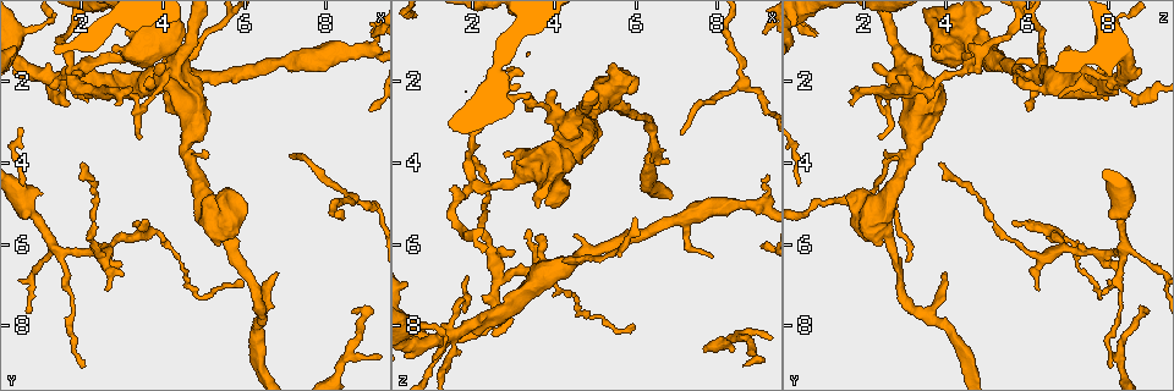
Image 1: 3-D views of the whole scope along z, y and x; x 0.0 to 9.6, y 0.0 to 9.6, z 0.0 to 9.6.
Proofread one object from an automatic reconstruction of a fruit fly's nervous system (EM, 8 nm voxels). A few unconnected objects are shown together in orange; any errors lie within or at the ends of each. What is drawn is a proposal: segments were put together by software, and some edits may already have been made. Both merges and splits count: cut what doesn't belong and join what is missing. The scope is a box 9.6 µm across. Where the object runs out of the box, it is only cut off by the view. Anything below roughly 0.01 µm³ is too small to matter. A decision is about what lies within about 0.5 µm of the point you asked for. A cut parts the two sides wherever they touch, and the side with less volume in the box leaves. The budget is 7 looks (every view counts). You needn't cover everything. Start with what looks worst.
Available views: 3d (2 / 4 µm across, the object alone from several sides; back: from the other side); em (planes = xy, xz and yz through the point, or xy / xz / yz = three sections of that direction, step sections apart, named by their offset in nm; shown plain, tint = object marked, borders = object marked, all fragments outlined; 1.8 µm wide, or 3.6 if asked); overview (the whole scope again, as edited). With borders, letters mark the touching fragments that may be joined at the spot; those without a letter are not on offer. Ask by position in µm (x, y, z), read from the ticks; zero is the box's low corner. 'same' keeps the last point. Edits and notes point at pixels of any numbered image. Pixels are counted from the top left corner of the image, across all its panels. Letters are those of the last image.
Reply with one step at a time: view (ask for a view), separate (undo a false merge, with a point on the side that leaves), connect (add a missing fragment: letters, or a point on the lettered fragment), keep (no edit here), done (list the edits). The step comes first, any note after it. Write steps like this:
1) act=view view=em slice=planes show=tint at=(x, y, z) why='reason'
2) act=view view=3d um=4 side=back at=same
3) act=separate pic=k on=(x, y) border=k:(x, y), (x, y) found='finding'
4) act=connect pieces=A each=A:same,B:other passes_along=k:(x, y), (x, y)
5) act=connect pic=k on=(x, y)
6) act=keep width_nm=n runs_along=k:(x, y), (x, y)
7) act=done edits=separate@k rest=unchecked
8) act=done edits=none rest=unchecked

act=view view=em slice=planes show=tint at=(1.35, 2.00, 8.30) why='four arms meet'

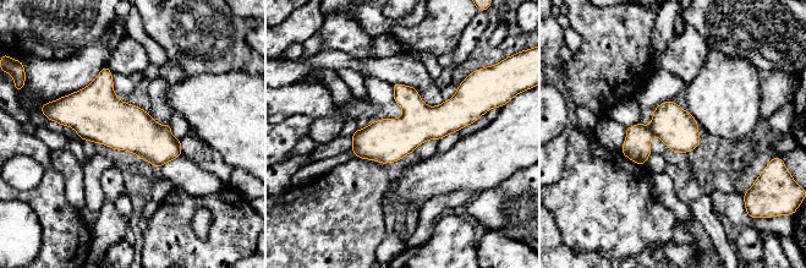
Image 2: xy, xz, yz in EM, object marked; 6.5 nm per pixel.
act=view view=em slice=planes show=borders at=same

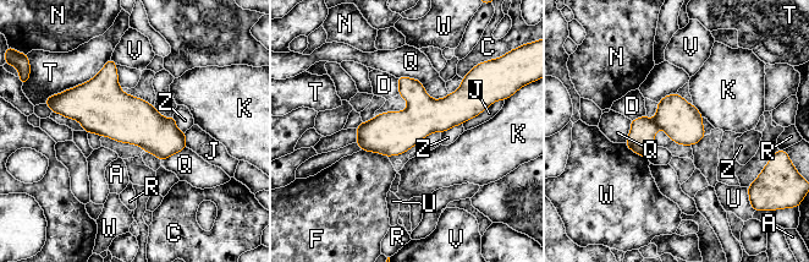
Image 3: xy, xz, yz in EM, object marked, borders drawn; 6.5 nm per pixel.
act=keep each=A:other,C:other,D:other,F:other,J:other,K:other,N:other,Q:other,R:other,T:other,U:other,V:other,W:other,Z:other border=3:(692, 104), (704, 116) found='one neuron here'

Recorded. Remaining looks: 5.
act=view view=em slice=xy step=8 show=tint at=(8.60, 7.65, 8.90) why='tapers out'

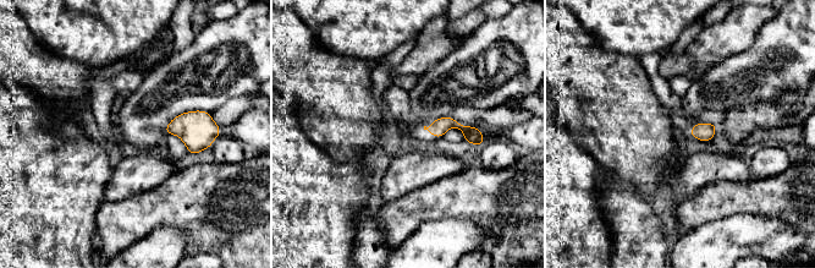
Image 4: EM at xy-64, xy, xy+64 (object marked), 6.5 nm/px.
act=view view=em slice=planes show=borders at=same why='cut it another way'

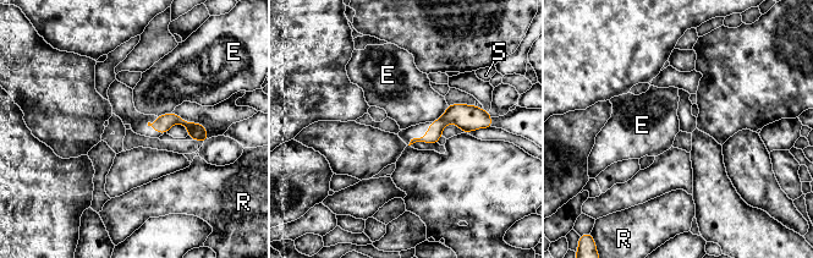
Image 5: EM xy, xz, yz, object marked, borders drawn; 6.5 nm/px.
act=keep each=E:other,R:other,S:other found='none of them fits'

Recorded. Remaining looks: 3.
act=view view=3d um=2 at=(2.65, 2.30, 2.50) why='two arms in line, one across'

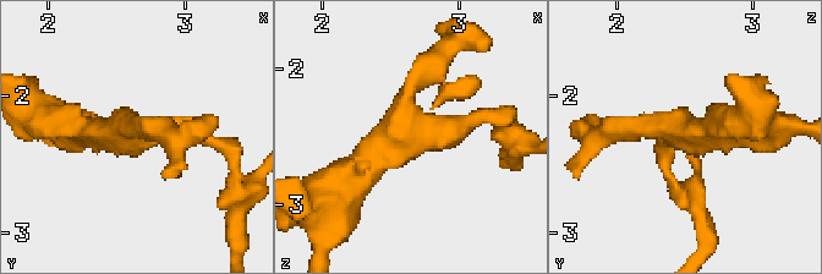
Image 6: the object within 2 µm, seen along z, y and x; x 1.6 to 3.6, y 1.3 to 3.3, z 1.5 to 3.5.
act=view view=em slice=planes show=plain at=(2.68, 2.28, 2.46) why='need the tissue'

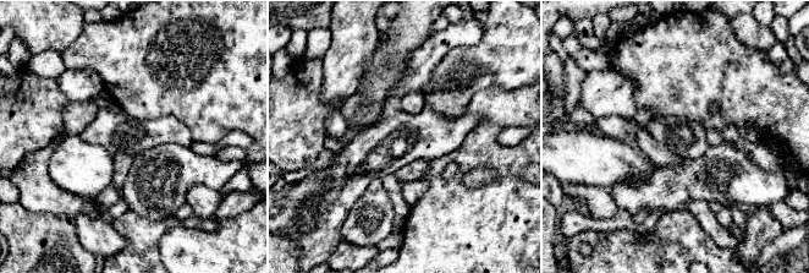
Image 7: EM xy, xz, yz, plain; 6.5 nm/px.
act=view view=em slice=planes show=borders at=same why='see the neighbours'

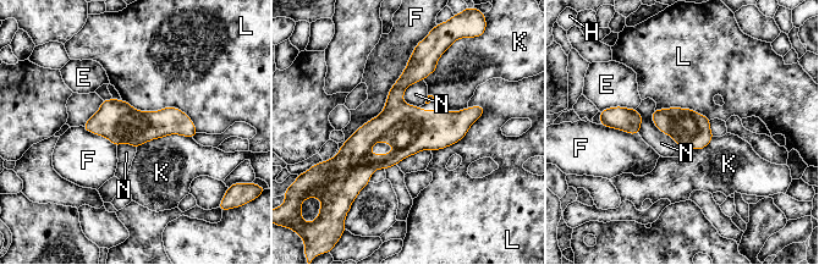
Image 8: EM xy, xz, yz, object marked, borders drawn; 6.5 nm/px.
act=keep each=E:other,F:other,H:other,K:other,L:other,N:other runs_along=8:(415, 55), (395, 111), (361, 145), (361, 183) found='one neuron here'

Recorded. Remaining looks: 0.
act=done edits=none rest=unchecked

